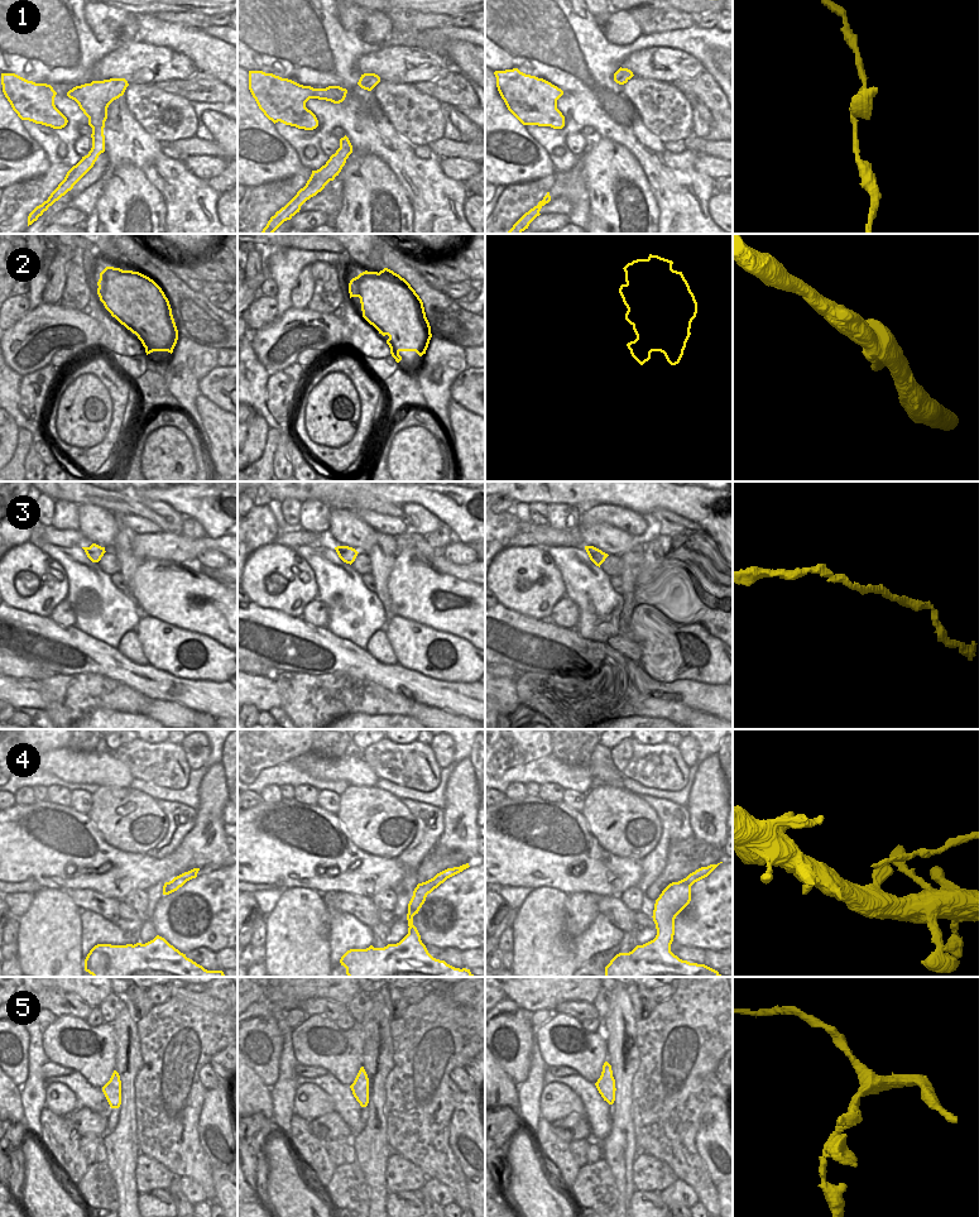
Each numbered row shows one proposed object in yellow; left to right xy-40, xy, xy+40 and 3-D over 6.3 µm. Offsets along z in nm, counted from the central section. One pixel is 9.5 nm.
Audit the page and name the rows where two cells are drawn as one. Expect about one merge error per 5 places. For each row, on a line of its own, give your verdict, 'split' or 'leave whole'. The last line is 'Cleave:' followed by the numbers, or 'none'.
1: leave whole
2: split
3: leave whole
4: split
5: leave whole
Cleave: 2, 4

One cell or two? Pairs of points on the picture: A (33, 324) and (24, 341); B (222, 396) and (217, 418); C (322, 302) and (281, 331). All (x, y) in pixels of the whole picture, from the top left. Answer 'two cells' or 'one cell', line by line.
A: one cell
B: two cells
C: two cells

